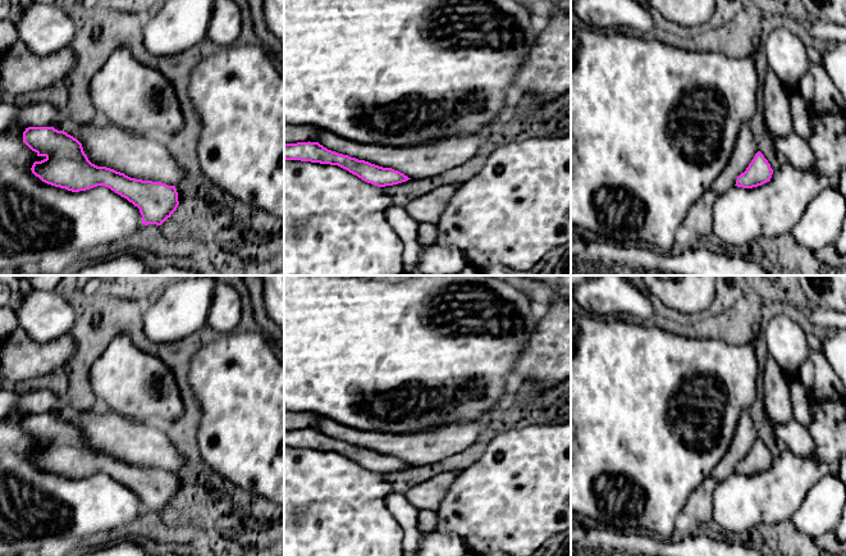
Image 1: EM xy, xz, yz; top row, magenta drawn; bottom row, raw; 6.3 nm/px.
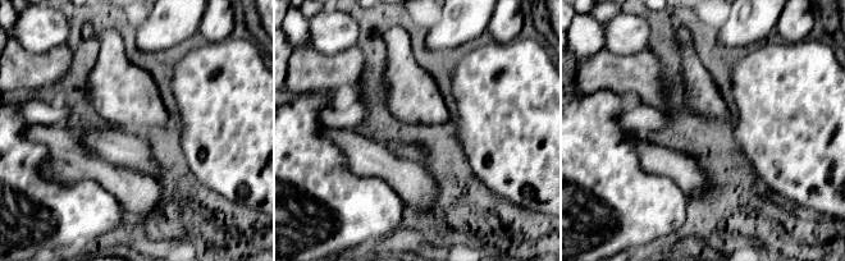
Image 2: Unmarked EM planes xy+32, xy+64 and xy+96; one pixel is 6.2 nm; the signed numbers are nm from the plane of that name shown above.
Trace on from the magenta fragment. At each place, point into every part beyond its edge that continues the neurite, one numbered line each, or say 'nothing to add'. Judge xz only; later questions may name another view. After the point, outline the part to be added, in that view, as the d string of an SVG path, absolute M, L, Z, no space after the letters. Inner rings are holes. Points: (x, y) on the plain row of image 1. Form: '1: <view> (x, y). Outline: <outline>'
1: xz (545, 360). Outline: M558 295L548 304L548 313L538 322L521 357L516 361L512 370L512 380L521 393L518 397L506 397L490 413L484 414L476 420L457 419L451 424L425 429L419 433L367 433L361 429L348 428L321 415L319 415L319 430L338 441L365 447L383 455L392 455L411 466L433 464L471 447L480 434L497 418L503 415L508 407L516 404L521 396L544 392L568 378L571 378L571 301Z

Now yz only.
1: yz (745, 434). Outline: M744 410L740 414L730 448L715 465L712 478L715 480L723 480L732 475L736 471L737 464L746 457L756 439L758 434L754 428L753 418L749 410Z

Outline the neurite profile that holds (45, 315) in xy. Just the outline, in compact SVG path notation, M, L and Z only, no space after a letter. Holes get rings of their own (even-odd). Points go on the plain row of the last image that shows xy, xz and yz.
M35 288L27 295L22 293L15 318L18 327L38 343L70 334L76 323L76 313L68 298L56 291Z

